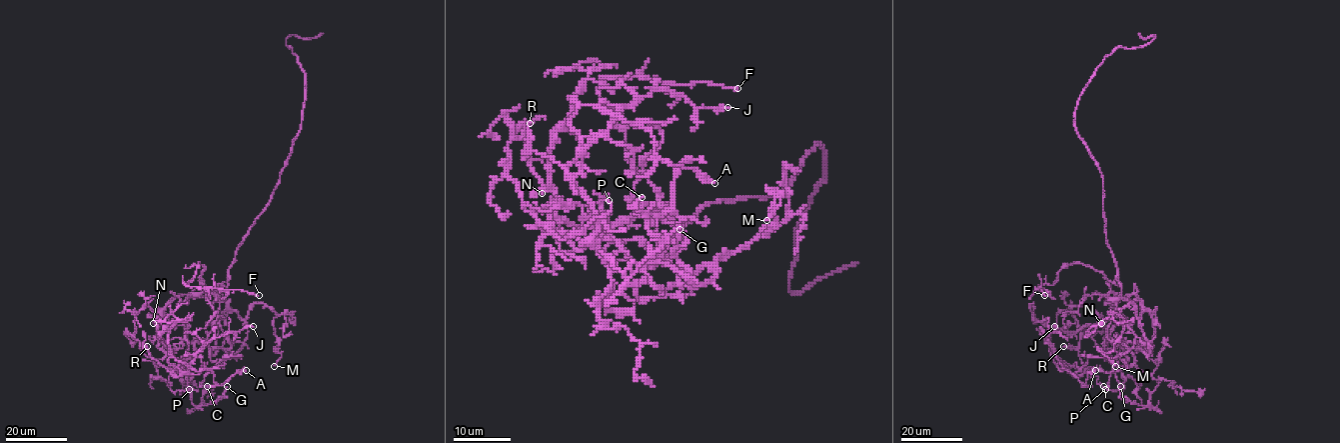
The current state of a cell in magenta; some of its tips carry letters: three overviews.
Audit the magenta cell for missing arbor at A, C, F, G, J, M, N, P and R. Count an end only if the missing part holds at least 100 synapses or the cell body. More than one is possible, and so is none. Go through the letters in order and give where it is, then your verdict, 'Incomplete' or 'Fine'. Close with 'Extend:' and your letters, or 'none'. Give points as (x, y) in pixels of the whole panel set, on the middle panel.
A: Place: (714, 183). Fine
C: Place: (642, 197). Fine
F: Place: (737, 88). Fine
G: Place: (679, 229). Fine
J: Place: (727, 107). Fine
M: Place: (766, 220). Fine
N: Place: (542, 193). Fine
P: Place: (609, 200). Fine
R: Place: (530, 123). Fine
Extend: none

